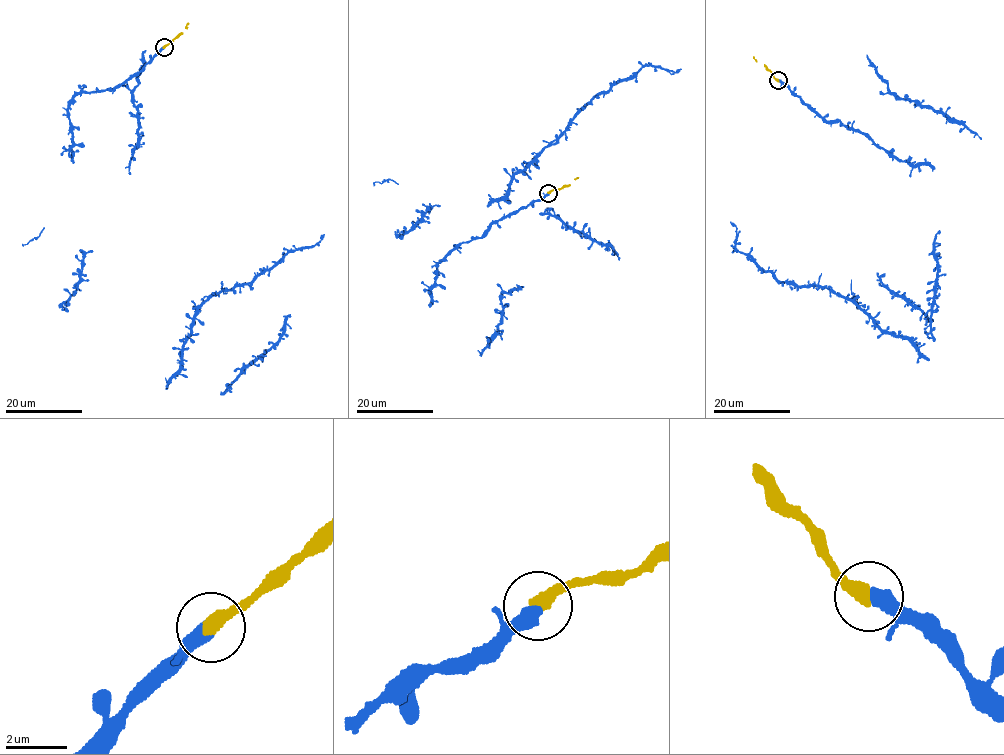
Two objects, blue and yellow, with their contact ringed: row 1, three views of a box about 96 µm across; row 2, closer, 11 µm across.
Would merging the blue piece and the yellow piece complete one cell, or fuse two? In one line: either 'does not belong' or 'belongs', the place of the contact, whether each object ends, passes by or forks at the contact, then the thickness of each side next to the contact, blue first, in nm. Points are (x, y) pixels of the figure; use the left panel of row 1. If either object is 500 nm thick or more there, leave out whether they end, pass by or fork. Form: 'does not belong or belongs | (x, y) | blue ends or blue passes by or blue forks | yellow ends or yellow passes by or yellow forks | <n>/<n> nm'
belongs | (164, 47) | blue ends | yellow ends | 480/440 nm

